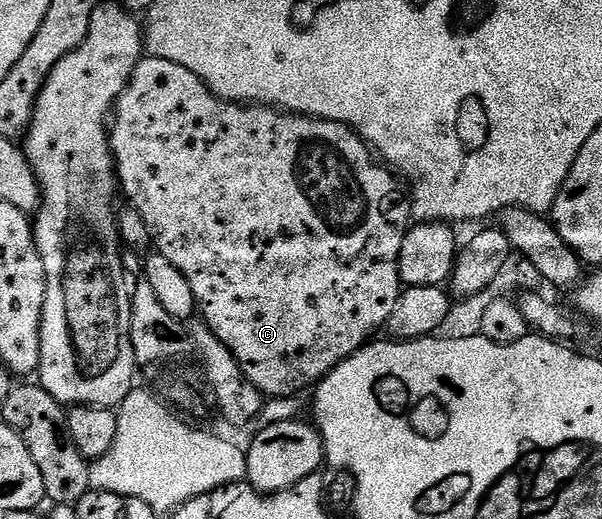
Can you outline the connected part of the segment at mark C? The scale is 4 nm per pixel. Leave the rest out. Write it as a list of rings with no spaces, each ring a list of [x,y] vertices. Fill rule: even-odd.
[[[148,54],[141,59],[139,66],[136,67],[134,74],[130,78],[130,82],[124,87],[119,98],[116,99],[115,109],[110,117],[110,139],[112,141],[112,157],[116,160],[116,174],[119,187],[122,189],[123,199],[125,196],[128,199],[125,201],[131,207],[136,208],[138,214],[142,214],[142,222],[146,222],[146,226],[150,230],[155,251],[159,255],[165,256],[170,262],[174,262],[174,266],[178,266],[178,270],[182,270],[182,274],[186,274],[186,282],[190,282],[190,290],[194,290],[196,306],[204,323],[208,325],[208,328],[214,335],[226,344],[245,372],[246,378],[265,397],[288,397],[295,395],[297,392],[311,389],[313,386],[319,384],[324,377],[328,376],[330,370],[334,370],[346,358],[350,358],[356,351],[369,343],[377,335],[375,332],[380,327],[383,329],[387,325],[392,311],[401,298],[400,255],[402,254],[402,242],[406,238],[410,221],[413,219],[412,205],[409,193],[406,191],[401,177],[393,169],[385,166],[383,163],[377,162],[367,142],[362,137],[357,136],[353,129],[347,128],[346,125],[339,124],[333,120],[315,120],[312,116],[297,116],[294,112],[285,112],[279,108],[253,106],[251,104],[234,104],[226,100],[221,100],[220,97],[216,96],[204,85],[202,78],[198,78],[198,74],[186,70],[186,66],[178,66],[178,62],[166,62],[162,58]]]

